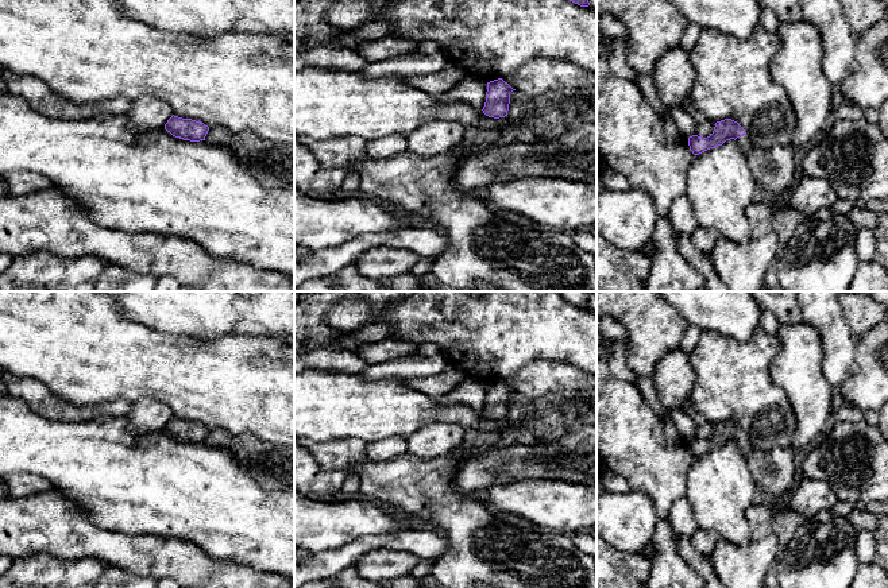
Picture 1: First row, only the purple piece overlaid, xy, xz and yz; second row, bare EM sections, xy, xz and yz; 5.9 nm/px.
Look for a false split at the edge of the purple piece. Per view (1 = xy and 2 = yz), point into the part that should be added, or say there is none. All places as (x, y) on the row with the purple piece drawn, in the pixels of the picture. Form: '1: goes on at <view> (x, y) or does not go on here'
1: does not go on here
2: goes on at yz (744, 142)

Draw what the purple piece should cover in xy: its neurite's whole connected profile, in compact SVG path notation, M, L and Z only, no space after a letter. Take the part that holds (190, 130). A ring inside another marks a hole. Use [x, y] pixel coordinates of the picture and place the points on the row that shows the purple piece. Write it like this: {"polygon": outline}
{"polygon": "M173 115L165 124L165 129L175 138L190 142L200 142L205 140L209 127L201 121L182 119Z"}

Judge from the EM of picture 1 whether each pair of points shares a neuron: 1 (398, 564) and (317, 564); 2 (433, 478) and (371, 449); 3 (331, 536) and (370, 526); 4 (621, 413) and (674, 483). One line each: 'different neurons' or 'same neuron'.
1: different neurons
2: different neurons
3: same neuron
4: same neuron

